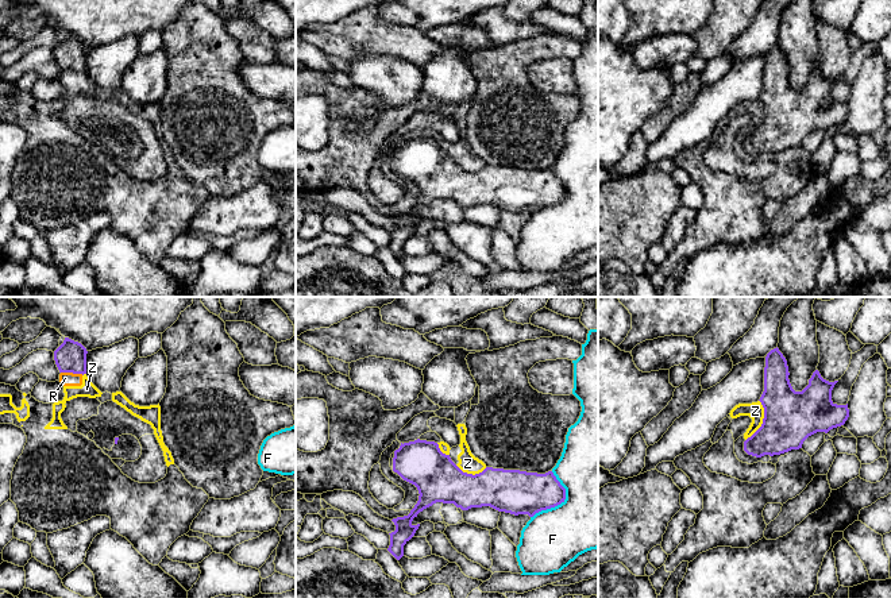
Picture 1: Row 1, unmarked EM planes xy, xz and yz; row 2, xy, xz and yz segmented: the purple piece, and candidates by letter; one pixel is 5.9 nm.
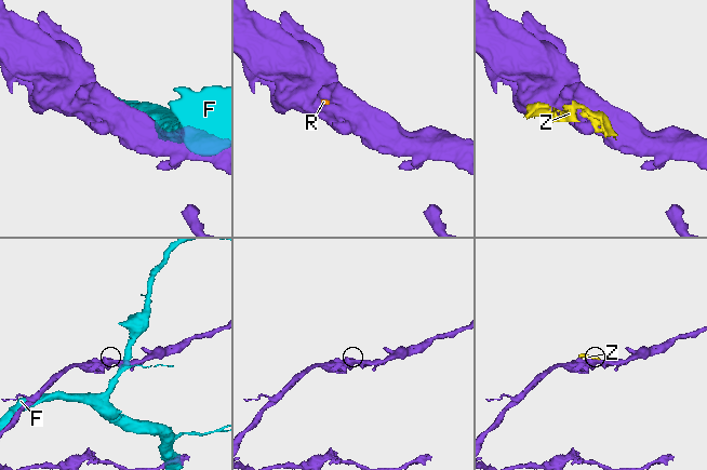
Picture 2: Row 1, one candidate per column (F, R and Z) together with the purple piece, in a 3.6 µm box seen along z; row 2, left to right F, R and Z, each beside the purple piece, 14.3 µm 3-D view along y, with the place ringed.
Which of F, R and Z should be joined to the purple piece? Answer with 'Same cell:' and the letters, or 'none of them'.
Same cell: none of them

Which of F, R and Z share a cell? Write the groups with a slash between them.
F / R Z

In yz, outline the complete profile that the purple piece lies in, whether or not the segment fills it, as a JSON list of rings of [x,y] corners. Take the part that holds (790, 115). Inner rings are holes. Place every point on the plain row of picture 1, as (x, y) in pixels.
[[[778,45],[771,47],[765,54],[764,89],[759,97],[764,116],[761,124],[744,139],[748,153],[761,155],[799,147],[809,134],[828,131],[848,117],[848,101],[832,99],[832,88],[838,78],[829,80],[815,67],[809,82],[795,89],[788,73],[783,51]]]

